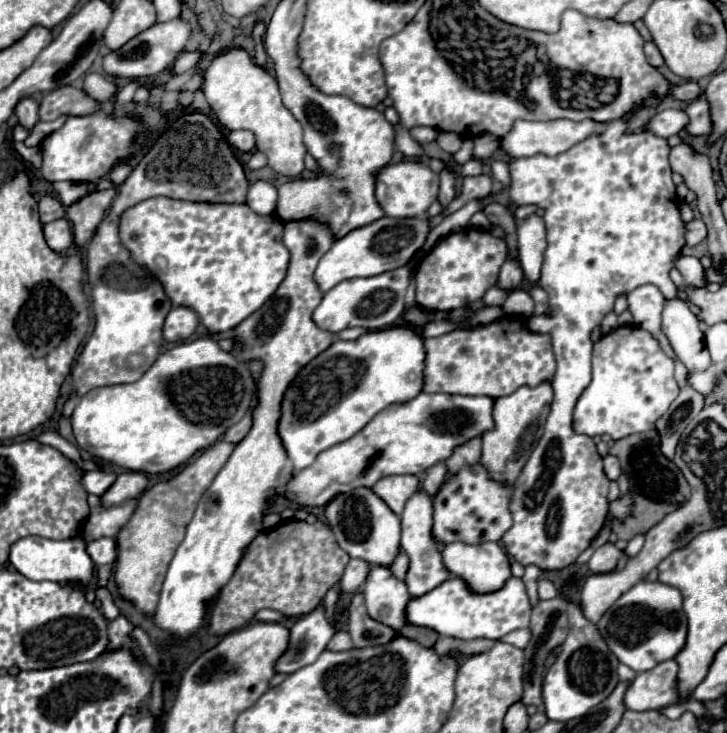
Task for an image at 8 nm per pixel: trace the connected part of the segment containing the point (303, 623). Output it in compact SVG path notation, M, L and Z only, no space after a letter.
M324 606L298 618L290 628L288 650L276 660L276 674L294 674L312 664L334 636L334 626L326 622Z

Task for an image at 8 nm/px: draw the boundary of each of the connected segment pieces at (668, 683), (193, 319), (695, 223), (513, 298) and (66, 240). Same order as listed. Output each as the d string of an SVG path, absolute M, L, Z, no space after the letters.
M674 660L660 662L648 672L640 672L628 686L624 694L624 706L628 710L658 710L668 704L678 702L676 694L676 674L678 664Z
M172 308L164 322L164 340L168 342L184 342L188 340L198 326L198 316L190 308Z
M692 220L686 224L686 244L688 246L700 244L702 240L706 240L706 236L708 236L708 230L702 220Z
M512 290L502 306L502 310L508 314L508 316L522 316L522 318L528 318L534 314L534 302L532 302L532 296L526 292L526 290Z
M60 218L56 222L48 222L44 224L44 236L48 246L54 252L64 252L68 248L74 246L74 238L72 238L72 226L66 218Z

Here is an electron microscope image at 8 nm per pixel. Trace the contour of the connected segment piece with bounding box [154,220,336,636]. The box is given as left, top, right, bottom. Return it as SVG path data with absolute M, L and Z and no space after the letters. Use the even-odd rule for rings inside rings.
M312 220L288 222L284 224L284 244L290 250L286 278L260 310L234 328L232 336L236 342L232 354L236 354L240 362L248 362L248 358L260 358L260 362L264 362L264 374L260 374L256 386L256 408L252 408L252 430L236 444L232 456L200 498L160 592L154 620L160 628L176 632L178 636L190 636L202 626L208 602L232 578L246 546L262 532L262 514L268 508L270 494L282 488L292 474L292 460L280 442L280 434L276 434L284 390L292 384L292 378L336 338L312 322L312 310L316 310L324 296L314 282L314 270L334 244L334 236L328 226Z

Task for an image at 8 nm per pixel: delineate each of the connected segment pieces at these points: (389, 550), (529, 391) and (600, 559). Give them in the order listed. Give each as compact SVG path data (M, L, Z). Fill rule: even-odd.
M356 488L348 494L338 494L326 506L324 514L340 548L346 550L350 558L362 558L368 564L388 568L400 554L400 518L392 514L392 510L388 510L388 506L370 488Z
M542 382L538 386L522 386L510 396L502 396L494 400L494 428L482 434L482 464L488 468L490 476L496 480L506 480L514 484L532 450L536 448L538 438L544 432L546 418L550 414L552 404L552 384Z
M606 542L606 544L600 546L600 548L594 552L594 556L590 558L590 562L588 562L588 570L590 570L592 574L612 572L612 570L616 568L618 560L620 560L620 554L622 554L622 552L620 552L614 544Z

